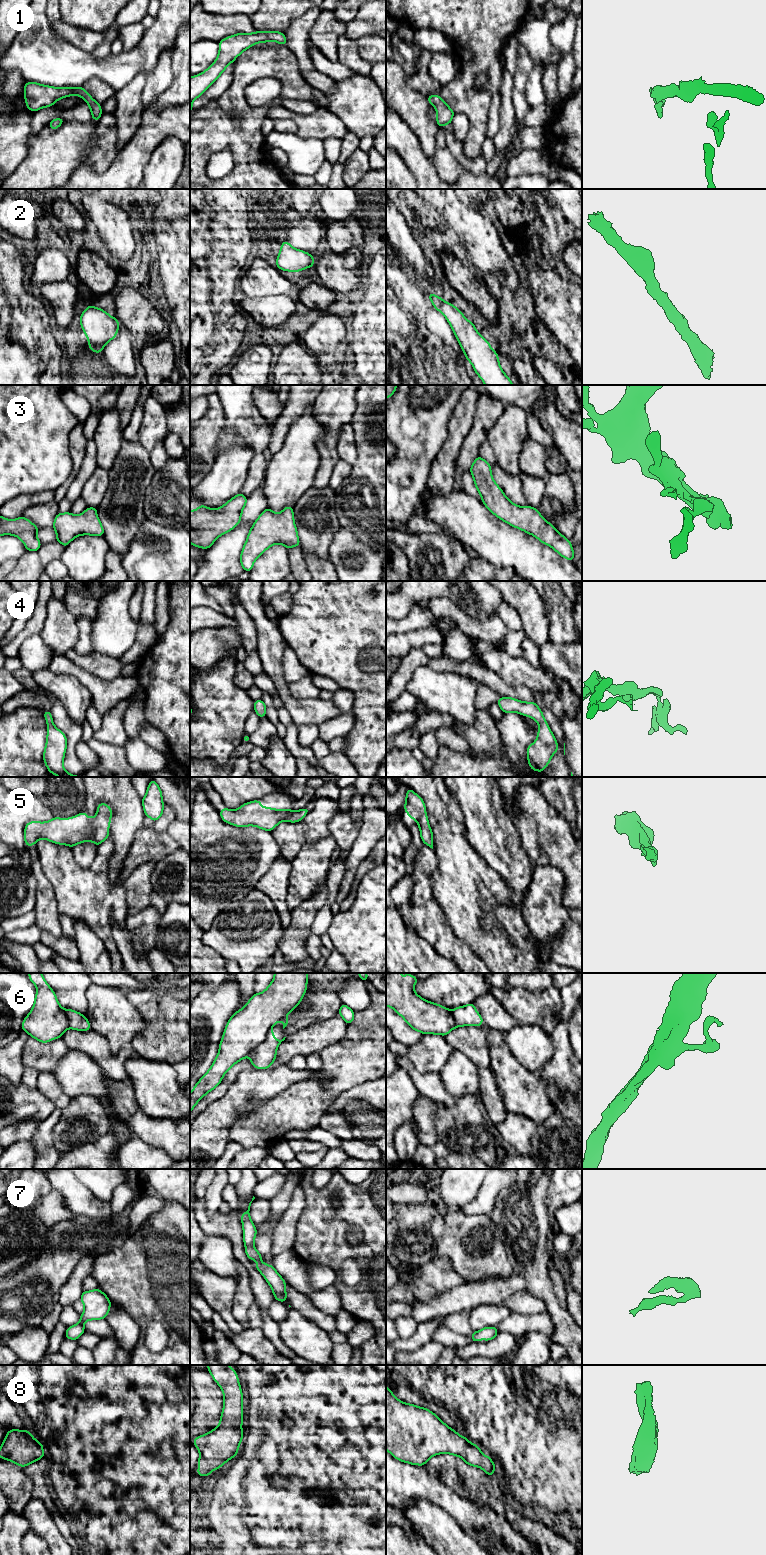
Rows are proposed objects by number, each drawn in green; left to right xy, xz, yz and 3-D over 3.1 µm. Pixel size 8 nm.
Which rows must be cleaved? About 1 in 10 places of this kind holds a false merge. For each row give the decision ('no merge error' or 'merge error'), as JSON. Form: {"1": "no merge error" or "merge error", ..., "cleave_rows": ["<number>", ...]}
{"1": "no merge error", "2": "no merge error", "3": "no merge error", "4": "no merge error", "5": "no merge error", "6": "no merge error", "7": "no merge error", "8": "no merge error", "cleave_rows": []}

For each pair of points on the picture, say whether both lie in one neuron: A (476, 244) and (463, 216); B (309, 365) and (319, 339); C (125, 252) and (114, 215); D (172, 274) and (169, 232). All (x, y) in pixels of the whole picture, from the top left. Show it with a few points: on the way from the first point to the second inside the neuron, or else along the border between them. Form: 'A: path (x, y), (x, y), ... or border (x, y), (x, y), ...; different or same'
A: path (476, 237), (467, 223); same
B: border (303, 345), (316, 356); different
C: path (119, 243), (114, 224); same
D: path (172, 264), (172, 242); same

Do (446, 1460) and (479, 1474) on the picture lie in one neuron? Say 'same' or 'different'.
same

